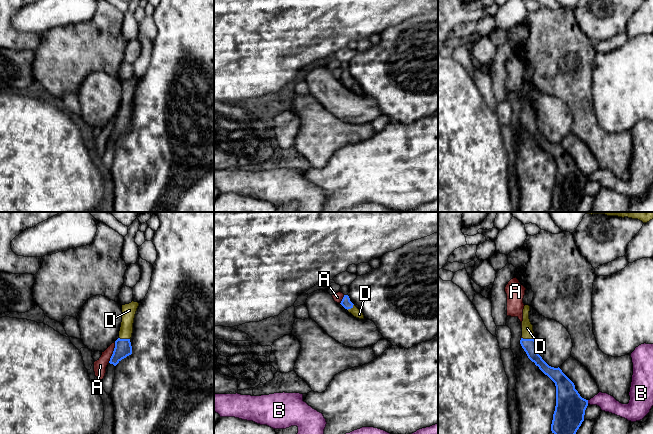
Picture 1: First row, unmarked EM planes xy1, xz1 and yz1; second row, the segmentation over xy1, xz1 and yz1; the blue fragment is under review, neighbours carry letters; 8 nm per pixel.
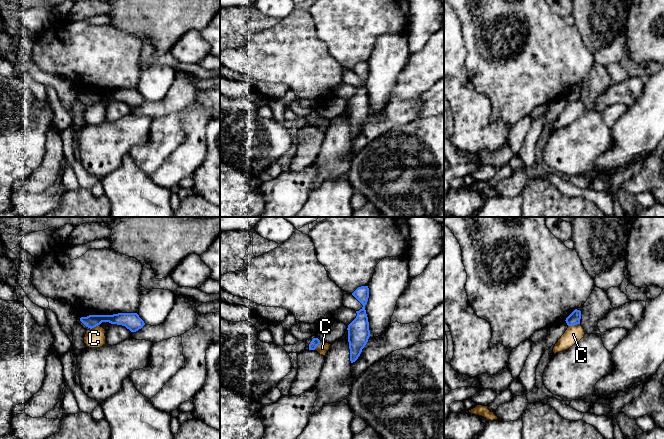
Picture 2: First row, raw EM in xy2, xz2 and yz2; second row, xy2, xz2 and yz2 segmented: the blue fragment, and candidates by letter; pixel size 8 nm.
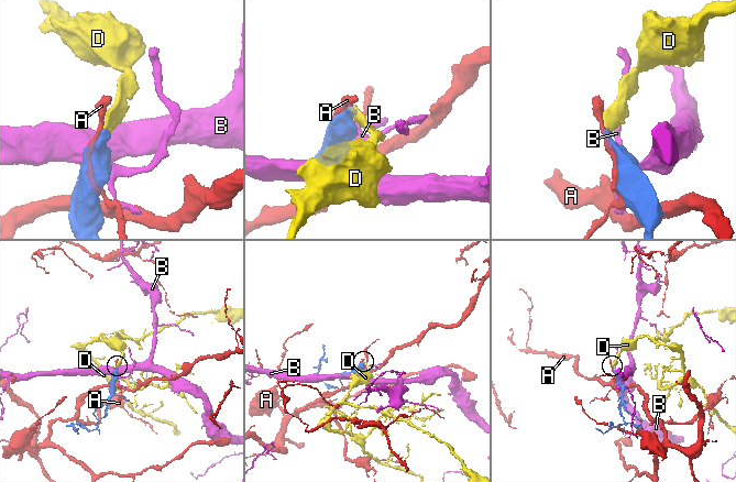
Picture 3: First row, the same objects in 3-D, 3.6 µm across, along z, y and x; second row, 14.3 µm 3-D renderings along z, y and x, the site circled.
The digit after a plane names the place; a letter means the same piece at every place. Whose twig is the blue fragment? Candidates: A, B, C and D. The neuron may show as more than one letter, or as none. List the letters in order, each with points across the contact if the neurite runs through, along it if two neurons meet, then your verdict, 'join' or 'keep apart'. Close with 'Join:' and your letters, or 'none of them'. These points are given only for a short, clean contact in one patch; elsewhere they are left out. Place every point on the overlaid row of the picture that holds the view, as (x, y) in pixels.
A: keep apart
B: border along yz1 (587, 400), (588, 403); keep apart
C: border along yz2 (579, 323), (568, 326); keep apart
D: runs through yz1 (529, 345), (528, 339), (527, 328); join
Join: D

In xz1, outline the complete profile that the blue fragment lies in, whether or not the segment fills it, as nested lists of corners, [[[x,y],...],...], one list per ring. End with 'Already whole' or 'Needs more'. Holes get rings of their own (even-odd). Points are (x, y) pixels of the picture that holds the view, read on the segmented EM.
[[[344,295],[340,304],[345,309],[347,309],[348,312],[351,313],[354,317],[359,319],[364,319],[363,313],[350,301],[350,298],[348,295]]]. Needs more

